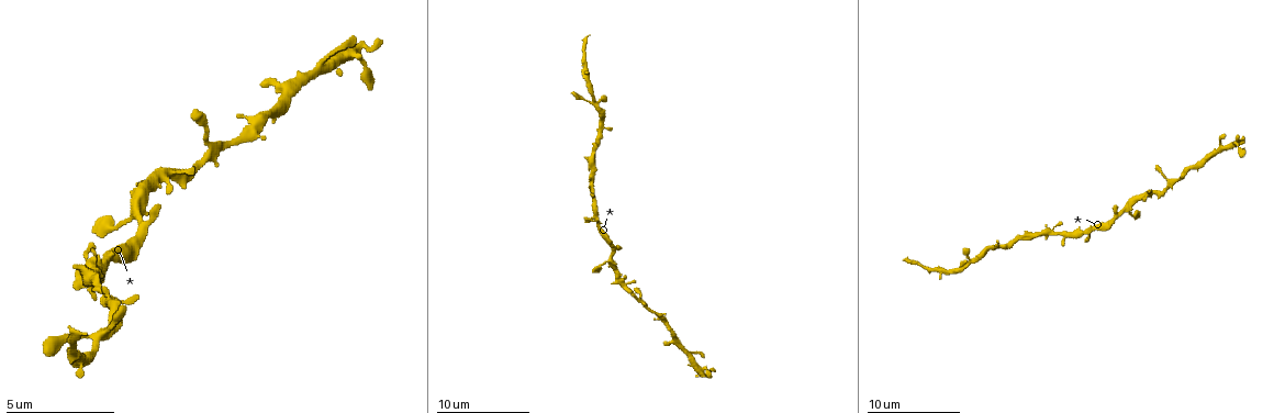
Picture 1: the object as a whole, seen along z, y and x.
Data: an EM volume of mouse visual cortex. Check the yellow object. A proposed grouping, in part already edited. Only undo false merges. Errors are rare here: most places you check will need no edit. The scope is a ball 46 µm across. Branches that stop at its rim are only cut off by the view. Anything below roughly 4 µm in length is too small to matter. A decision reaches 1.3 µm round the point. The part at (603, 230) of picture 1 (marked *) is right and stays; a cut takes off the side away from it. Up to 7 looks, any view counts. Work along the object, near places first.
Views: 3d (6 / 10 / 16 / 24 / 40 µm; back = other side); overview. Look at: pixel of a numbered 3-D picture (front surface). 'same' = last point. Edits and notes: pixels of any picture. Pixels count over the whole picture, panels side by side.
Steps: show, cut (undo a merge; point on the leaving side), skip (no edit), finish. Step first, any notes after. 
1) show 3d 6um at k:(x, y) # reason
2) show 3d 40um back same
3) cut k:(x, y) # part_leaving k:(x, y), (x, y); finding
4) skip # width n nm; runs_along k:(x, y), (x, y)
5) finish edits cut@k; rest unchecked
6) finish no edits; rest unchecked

show 3d 10um at 1:(1159, 192) # thick turns thin

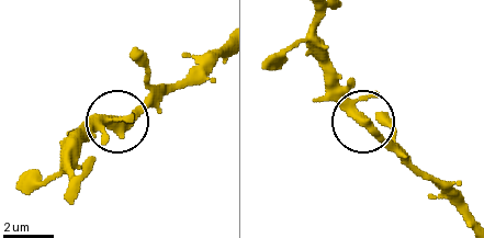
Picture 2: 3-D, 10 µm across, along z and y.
skip # runs_along 2:(317, 16), (317, 48), (331, 86), (349, 111), (403, 159); one neuron here

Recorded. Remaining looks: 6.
show 3d 10um at 1:(1122, 211) # a narrow waist

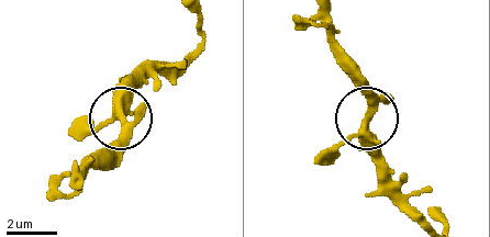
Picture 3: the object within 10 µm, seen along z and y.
skip # runs_along 3:(344, 51), (346, 74), (367, 105), (364, 143), (374, 159); one neuron here

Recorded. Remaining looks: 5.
show 3d 10um at 1:(593, 176) # three arms meet

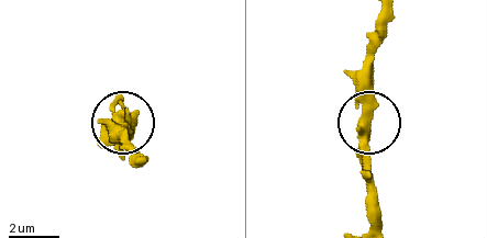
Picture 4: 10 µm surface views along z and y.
skip # arms 3; one neuron here

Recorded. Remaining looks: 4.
show 3d 10um at 1:(591, 104) # looks like a crossing

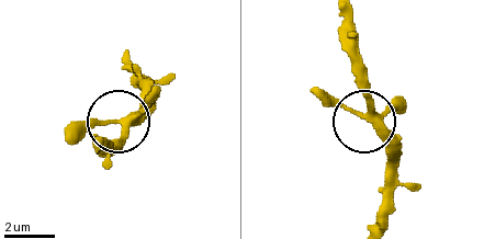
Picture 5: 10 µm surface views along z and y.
skip # runs_along 5:(128, 60), (145, 79), (138, 104), (113, 123), (71, 123); one neuron here

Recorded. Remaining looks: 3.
finish no edits; rest unchecked

